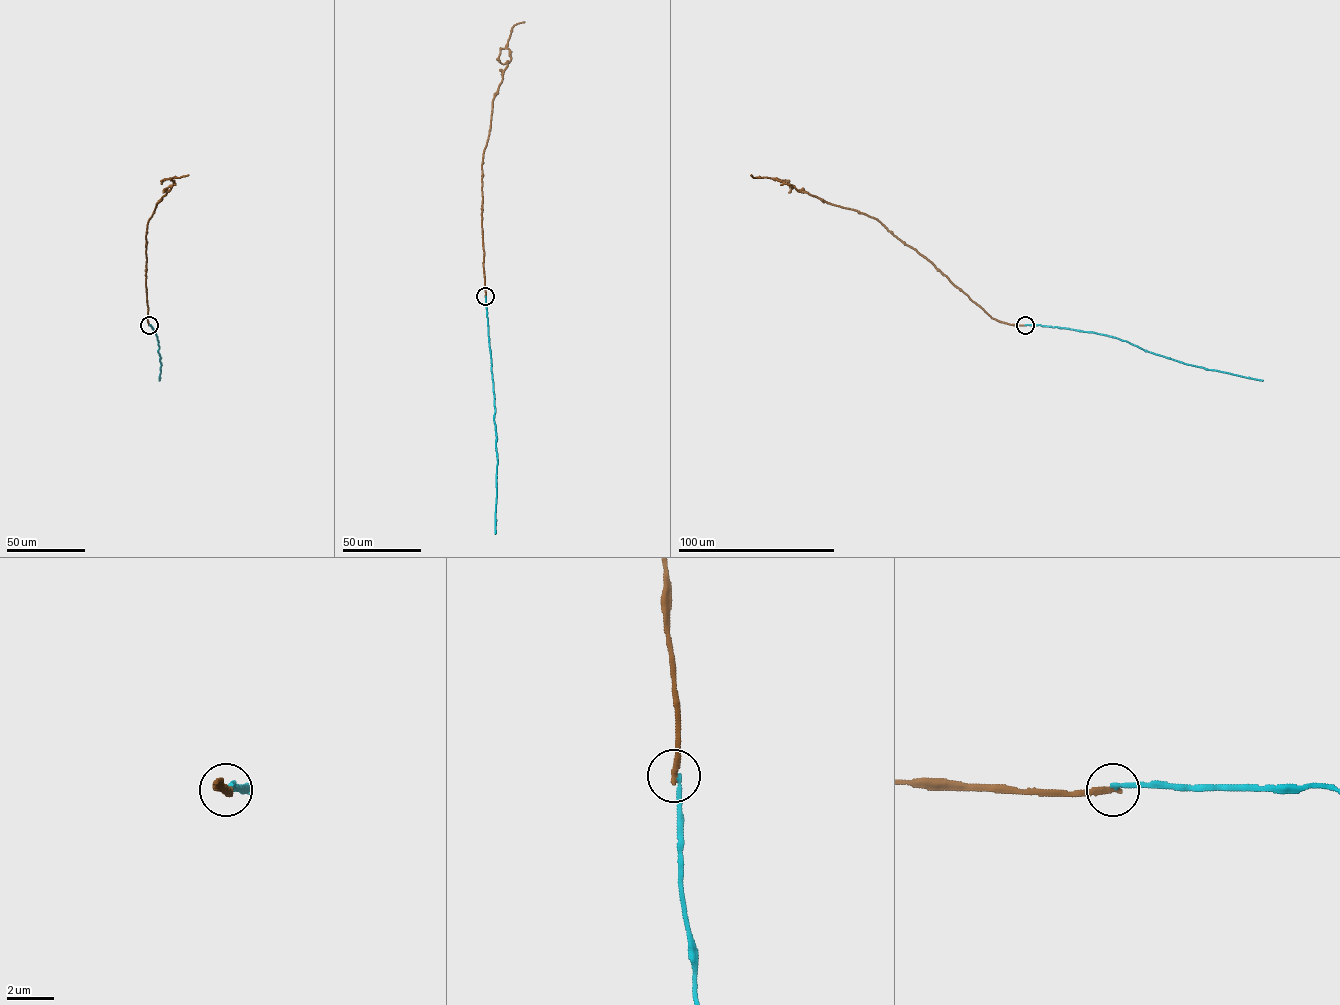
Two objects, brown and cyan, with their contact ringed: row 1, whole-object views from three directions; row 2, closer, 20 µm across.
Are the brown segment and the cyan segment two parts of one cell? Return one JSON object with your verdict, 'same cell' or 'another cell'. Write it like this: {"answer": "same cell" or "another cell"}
{"answer": "another cell"}

